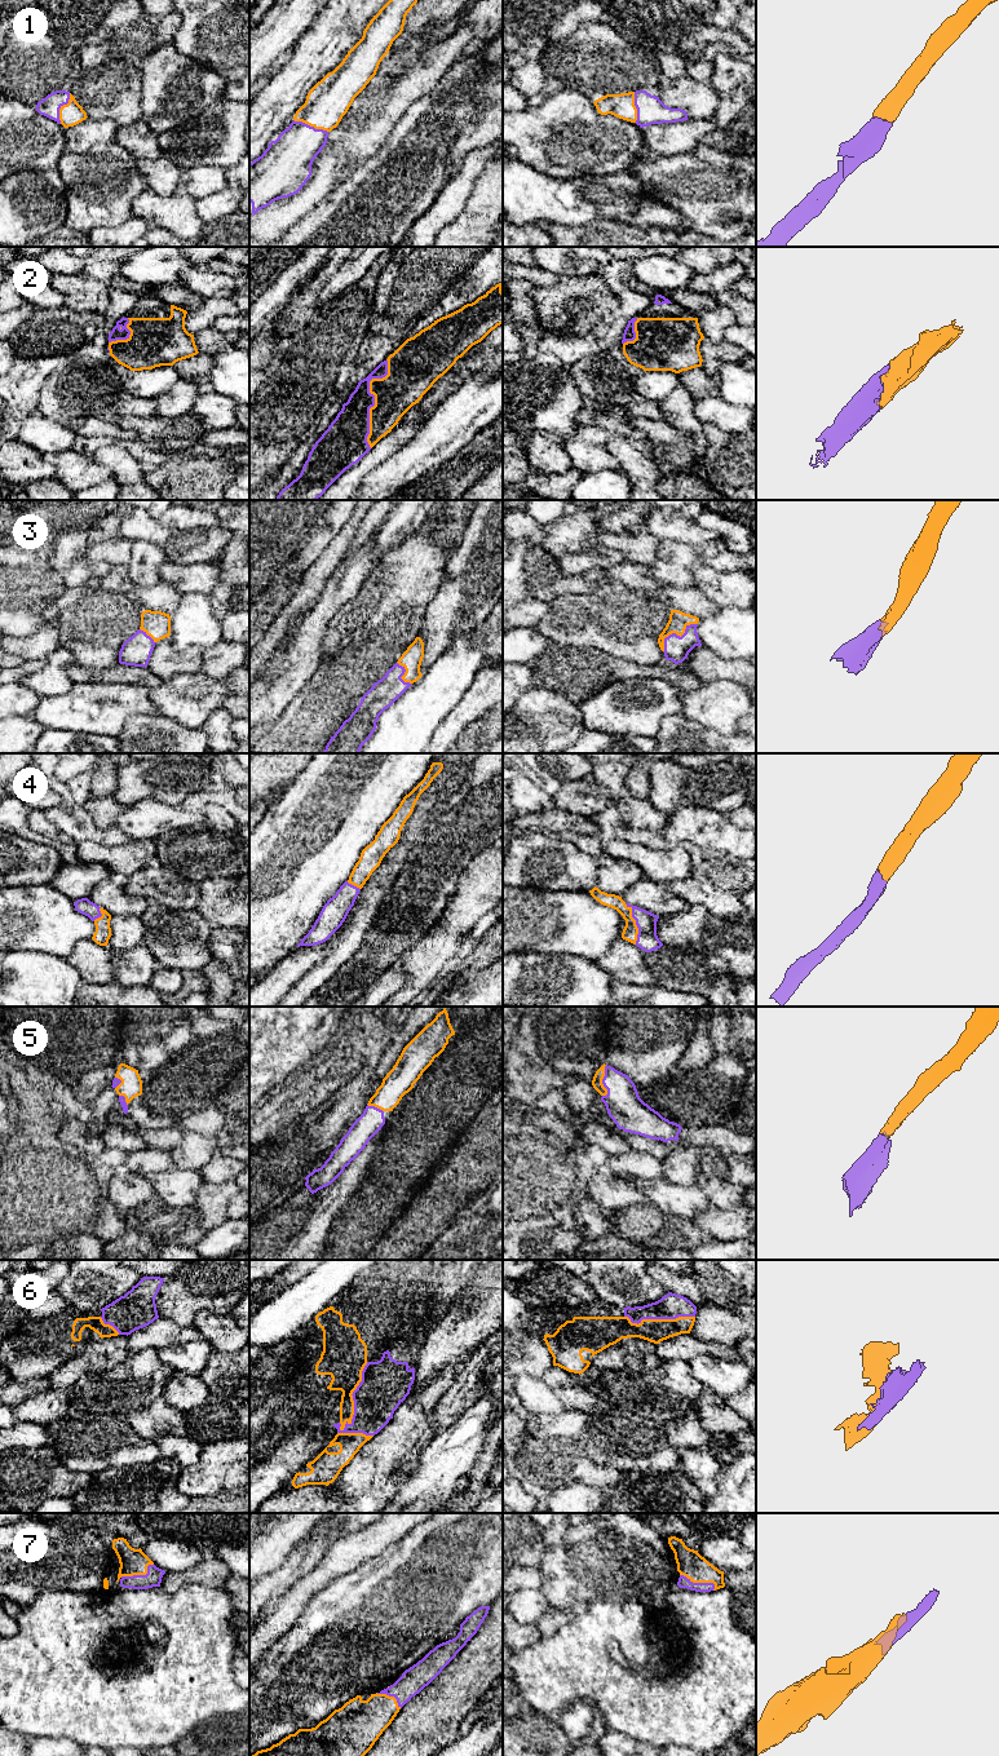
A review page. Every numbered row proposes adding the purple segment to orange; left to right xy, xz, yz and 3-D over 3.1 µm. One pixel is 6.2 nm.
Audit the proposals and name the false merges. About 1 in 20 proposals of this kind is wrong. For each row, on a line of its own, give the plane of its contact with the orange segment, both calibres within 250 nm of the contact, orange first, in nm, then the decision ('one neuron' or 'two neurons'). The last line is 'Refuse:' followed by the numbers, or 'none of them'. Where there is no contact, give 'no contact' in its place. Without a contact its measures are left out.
1: xy | 140/130 nm | one neuron
2: xz | 280/240 nm | one neuron
3: yz | 120/160 nm | one neuron
4: yz | 100/130 nm | one neuron
5: yz | 70/220 nm | one neuron
6: xz | 240/300 nm | one neuron
7: yz | 170/70 nm | one neuron
Refuse: none of them

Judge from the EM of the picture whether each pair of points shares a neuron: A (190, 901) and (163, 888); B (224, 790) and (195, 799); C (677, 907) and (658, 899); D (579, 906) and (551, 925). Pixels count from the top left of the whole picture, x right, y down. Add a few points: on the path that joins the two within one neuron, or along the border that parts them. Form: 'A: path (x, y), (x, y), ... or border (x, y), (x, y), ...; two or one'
A: path (184, 894), (169, 889); one
B: path (217, 795), (202, 799); one
C: path (672, 905), (663, 903); one
D: path (573, 912), (564, 921), (557, 921); one

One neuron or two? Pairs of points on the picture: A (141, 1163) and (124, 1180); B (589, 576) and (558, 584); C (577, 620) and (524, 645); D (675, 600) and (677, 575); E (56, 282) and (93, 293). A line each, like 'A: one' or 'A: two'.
A: two
B: one
C: two
D: two
E: one

